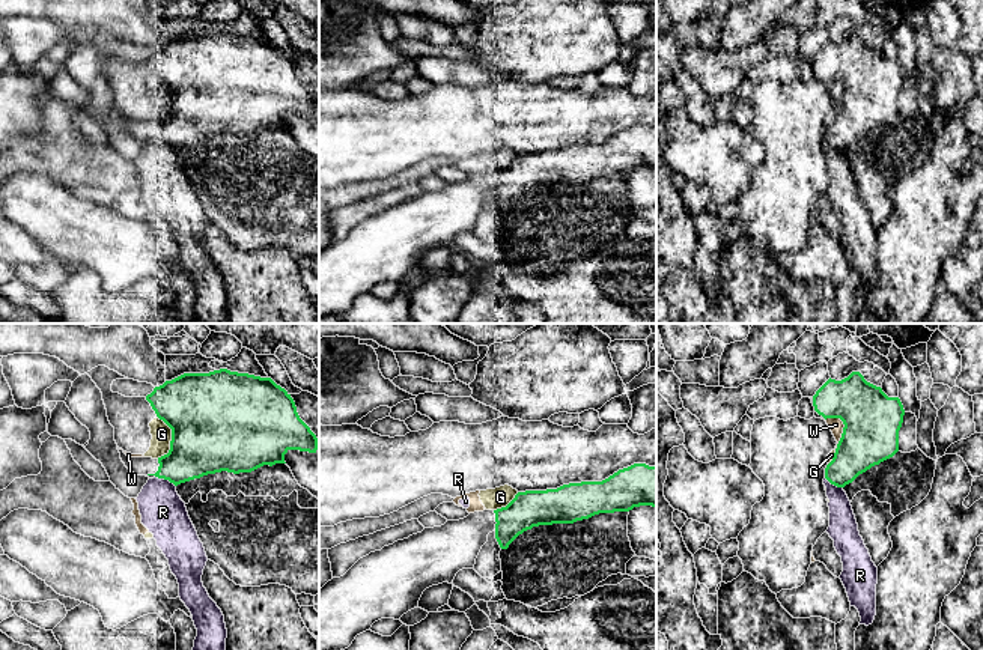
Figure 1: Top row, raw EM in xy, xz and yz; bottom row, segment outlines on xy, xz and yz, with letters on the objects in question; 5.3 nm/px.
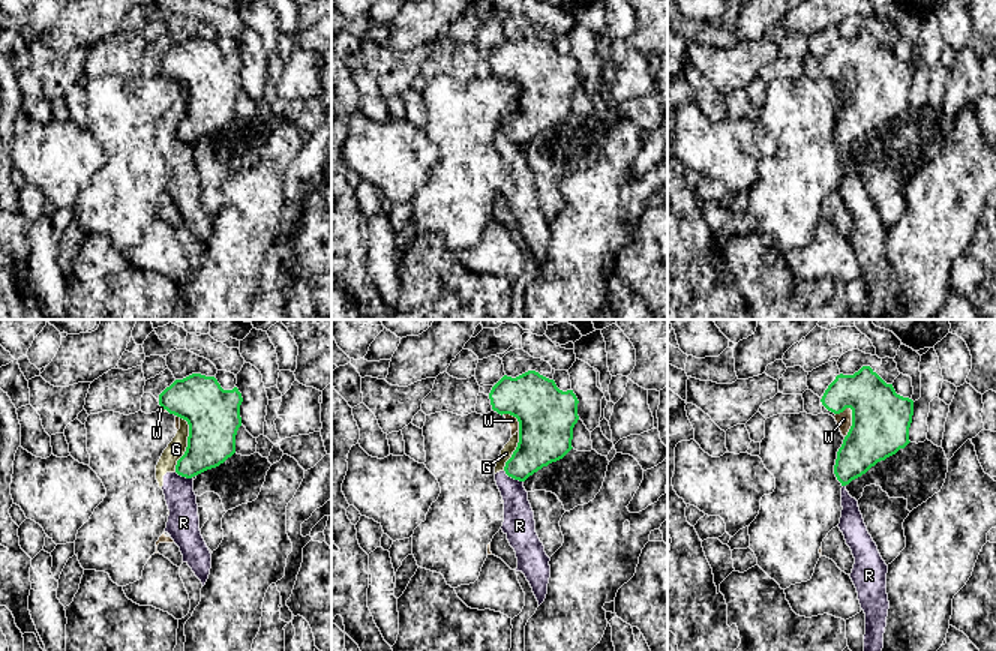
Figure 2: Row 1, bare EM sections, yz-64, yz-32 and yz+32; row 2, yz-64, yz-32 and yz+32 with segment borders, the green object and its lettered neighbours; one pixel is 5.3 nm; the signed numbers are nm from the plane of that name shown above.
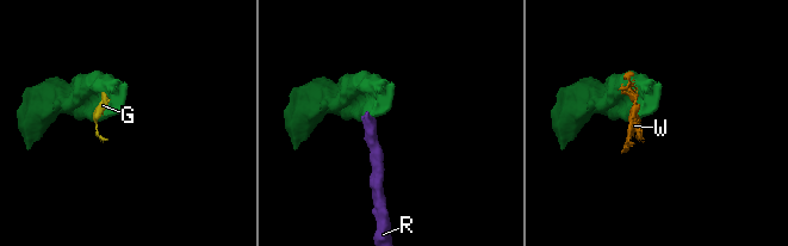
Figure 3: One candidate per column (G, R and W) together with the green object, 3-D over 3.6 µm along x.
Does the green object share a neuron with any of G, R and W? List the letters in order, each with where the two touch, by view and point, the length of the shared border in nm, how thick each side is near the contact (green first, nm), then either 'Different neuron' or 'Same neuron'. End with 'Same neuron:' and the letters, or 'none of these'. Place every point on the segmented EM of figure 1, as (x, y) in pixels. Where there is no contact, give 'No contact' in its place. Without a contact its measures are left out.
G: Touches green at xy (172, 438). Shared border 240 nm. Thickness 480 nm (green) against 110 nm. Different neuron
R: Touches green at xy (166, 479). Shared border 130 nm. Thickness 320 nm (green) against 240 nm. Different neuron
W: Touches green at yz (845, 426). Shared border 160 nm. Thickness 300 nm (green) against 70 nm. Different neuron
Same neuron: none of these

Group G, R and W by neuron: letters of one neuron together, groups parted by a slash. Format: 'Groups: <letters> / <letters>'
Groups: G R W

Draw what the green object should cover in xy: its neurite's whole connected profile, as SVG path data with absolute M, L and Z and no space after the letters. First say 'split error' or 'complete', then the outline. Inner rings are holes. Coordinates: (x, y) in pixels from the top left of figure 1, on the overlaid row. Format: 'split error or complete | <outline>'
split error | M227 369L209 373L184 373L163 385L155 387L146 396L157 417L172 429L170 450L167 454L152 457L128 457L119 450L125 466L137 475L155 475L169 480L175 486L221 471L239 474L251 472L263 465L286 463L285 454L289 450L316 453L319 442L310 427L300 418L291 394L277 385L271 378L260 378L248 373L230 372Z

